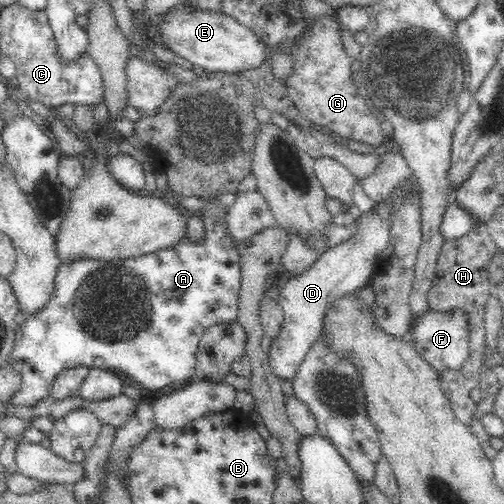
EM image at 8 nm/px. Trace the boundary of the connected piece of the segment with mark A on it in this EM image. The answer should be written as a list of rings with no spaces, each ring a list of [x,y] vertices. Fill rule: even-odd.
[[[214,196],[214,198],[204,198],[204,200],[204,207],[198,208],[198,210],[193,213],[200,217],[203,224],[204,233],[201,240],[191,241],[188,237],[185,237],[182,240],[178,240],[178,243],[173,244],[173,246],[140,257],[110,262],[84,258],[84,260],[73,260],[58,267],[57,274],[54,278],[54,292],[52,296],[50,296],[49,302],[46,302],[45,308],[40,308],[40,310],[34,312],[34,314],[26,315],[25,321],[18,325],[15,331],[15,344],[9,356],[9,364],[10,367],[14,369],[14,372],[18,372],[18,375],[21,376],[21,384],[18,391],[10,396],[8,405],[14,405],[14,407],[30,406],[44,400],[50,395],[50,387],[54,380],[56,380],[58,374],[63,370],[78,365],[84,365],[89,368],[114,368],[116,372],[126,374],[126,376],[129,376],[132,380],[135,380],[136,384],[138,383],[140,387],[148,388],[148,390],[162,390],[162,388],[172,386],[172,384],[184,385],[197,379],[196,353],[203,332],[207,328],[210,328],[210,325],[229,323],[230,321],[237,320],[239,311],[239,290],[241,289],[241,252],[235,247],[234,239],[230,236],[225,216],[220,218],[213,215],[203,215],[206,213],[206,209],[209,205],[211,205],[209,208],[216,207],[222,209],[223,207],[219,205],[217,196]]]

